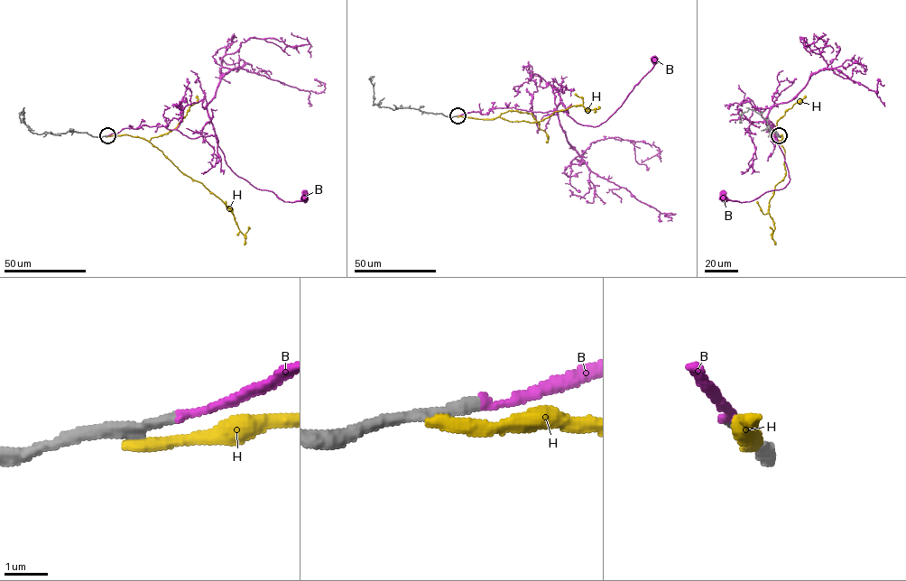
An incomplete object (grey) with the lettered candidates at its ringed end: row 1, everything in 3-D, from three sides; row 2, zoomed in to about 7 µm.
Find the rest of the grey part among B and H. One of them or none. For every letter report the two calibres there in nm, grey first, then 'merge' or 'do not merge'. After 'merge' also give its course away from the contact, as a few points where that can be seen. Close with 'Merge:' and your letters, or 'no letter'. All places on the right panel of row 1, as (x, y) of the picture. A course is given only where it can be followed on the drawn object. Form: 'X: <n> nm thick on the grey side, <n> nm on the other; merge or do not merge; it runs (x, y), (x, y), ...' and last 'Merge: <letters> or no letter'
B: 240 nm thick on the grey side, 180 nm on the other; merge; it runs (779, 135), (777, 128), (771, 125), (789, 172), (790, 180), (787, 185), (749, 202), (723, 198)
H: 360 nm thick on the grey side, 320 nm on the other; do not merge
Merge: B

